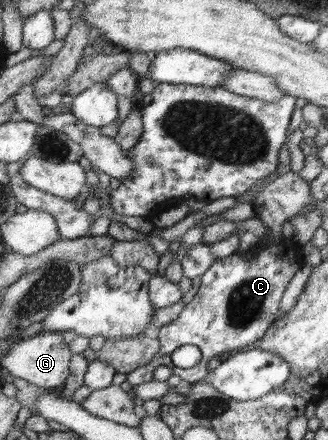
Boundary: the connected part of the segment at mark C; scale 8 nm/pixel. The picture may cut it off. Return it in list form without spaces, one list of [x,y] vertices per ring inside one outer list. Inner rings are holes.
[[[283,241],[277,244],[277,247],[257,244],[245,253],[217,258],[201,276],[199,290],[191,302],[185,305],[179,317],[159,328],[158,354],[143,367],[143,371],[137,369],[126,374],[127,383],[134,386],[151,381],[153,369],[159,365],[170,367],[173,374],[179,375],[187,384],[208,382],[207,377],[212,372],[208,369],[208,363],[212,357],[246,349],[266,334],[276,321],[275,314],[279,311],[283,292],[302,265],[303,255],[299,247],[291,241]],[[184,345],[197,345],[201,349],[202,358],[199,365],[191,369],[181,369],[173,365],[171,353]]]

